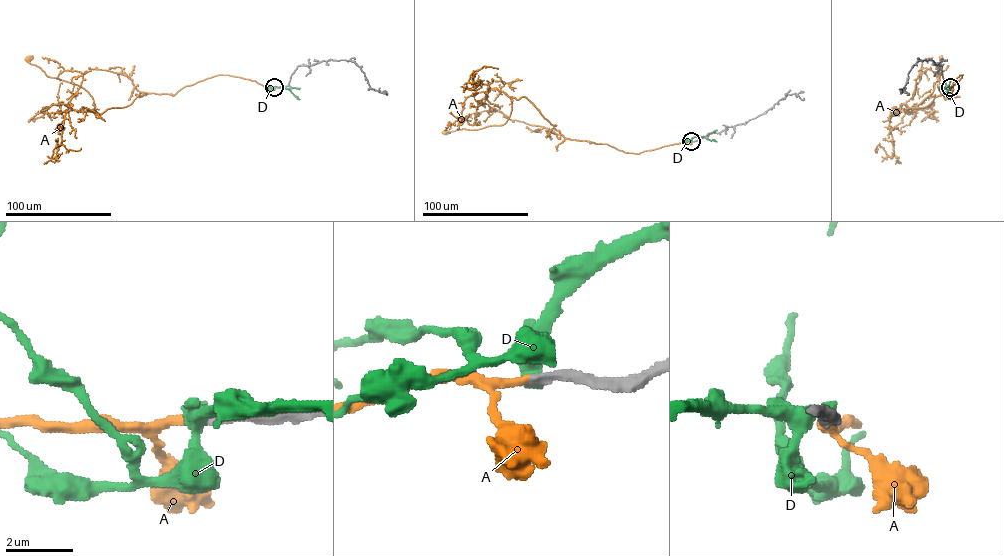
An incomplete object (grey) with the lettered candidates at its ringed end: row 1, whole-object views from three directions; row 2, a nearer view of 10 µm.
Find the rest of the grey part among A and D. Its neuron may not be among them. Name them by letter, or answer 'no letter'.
A

